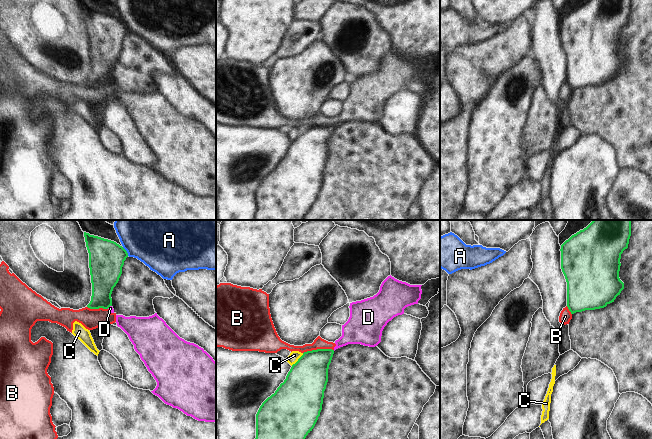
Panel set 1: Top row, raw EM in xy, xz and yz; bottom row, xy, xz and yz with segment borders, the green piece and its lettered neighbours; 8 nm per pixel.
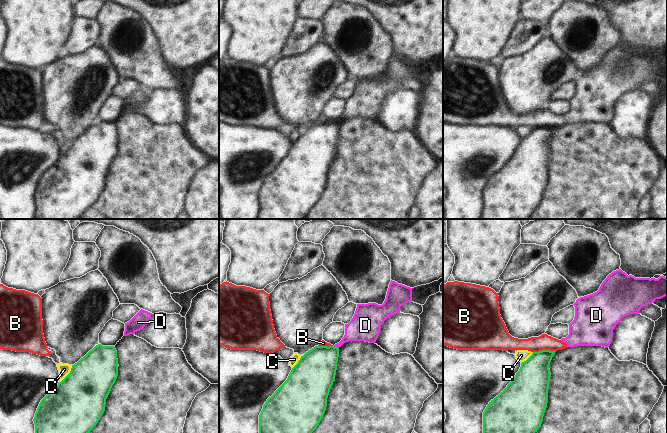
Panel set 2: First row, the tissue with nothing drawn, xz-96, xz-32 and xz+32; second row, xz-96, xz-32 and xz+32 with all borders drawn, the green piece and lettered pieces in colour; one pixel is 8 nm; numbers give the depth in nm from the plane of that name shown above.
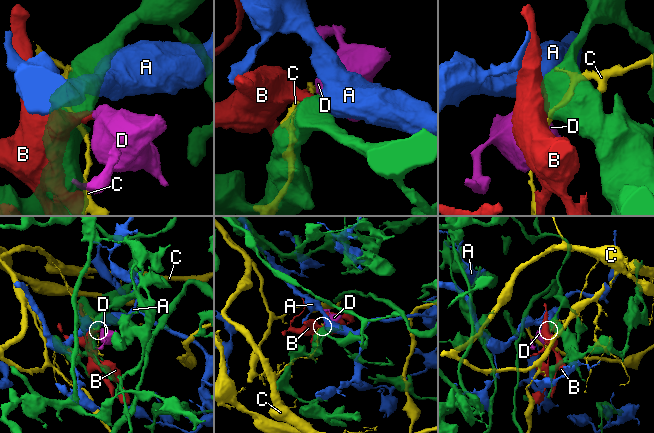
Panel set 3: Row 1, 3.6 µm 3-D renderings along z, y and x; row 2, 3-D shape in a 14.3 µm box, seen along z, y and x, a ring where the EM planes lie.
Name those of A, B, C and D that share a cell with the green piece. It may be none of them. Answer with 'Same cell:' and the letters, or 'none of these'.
Same cell: none of these

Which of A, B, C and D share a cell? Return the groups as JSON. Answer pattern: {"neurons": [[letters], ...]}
{"neurons": [["A"], ["B", "D"], ["C"]]}

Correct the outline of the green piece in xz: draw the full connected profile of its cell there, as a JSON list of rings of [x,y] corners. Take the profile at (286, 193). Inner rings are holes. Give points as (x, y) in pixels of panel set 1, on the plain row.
[[[332,125],[307,127],[292,141],[284,158],[262,179],[256,190],[256,214],[253,220],[303,219],[320,192],[333,130]]]

